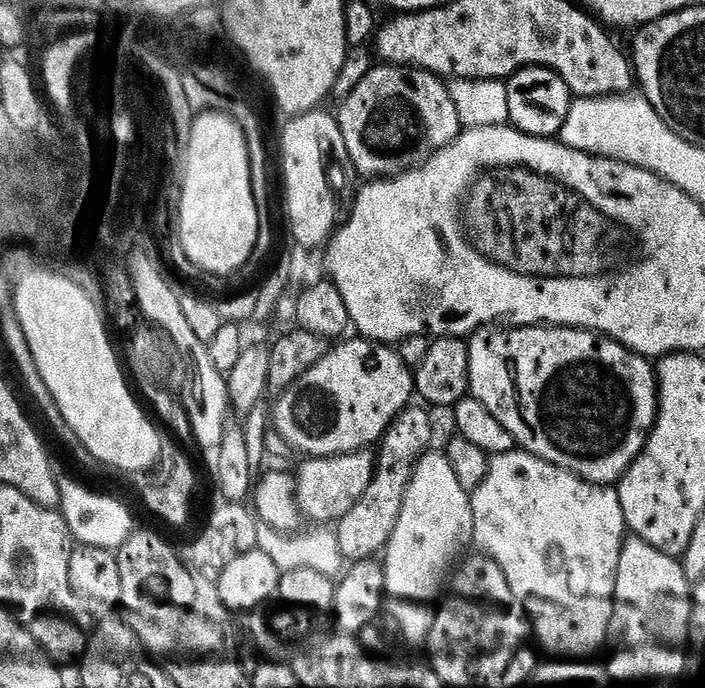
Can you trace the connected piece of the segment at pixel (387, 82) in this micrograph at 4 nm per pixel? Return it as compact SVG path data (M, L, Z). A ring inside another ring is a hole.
M385 63L374 66L339 107L342 148L348 151L353 166L362 175L368 176L364 178L387 178L407 172L409 168L417 167L429 160L438 150L453 144L462 131L458 106L454 106L454 98L450 94L448 84L425 68Z

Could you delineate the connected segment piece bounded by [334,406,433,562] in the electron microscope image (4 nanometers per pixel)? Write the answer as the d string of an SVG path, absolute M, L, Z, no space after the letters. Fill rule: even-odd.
M406 407L392 419L392 424L384 431L384 438L375 453L376 469L370 486L366 486L366 494L362 494L362 498L354 502L350 514L346 514L335 525L334 531L345 561L379 557L390 542L390 534L394 534L394 526L398 526L398 514L402 514L402 502L412 481L412 472L424 453L433 447L433 413L427 407L416 407Z

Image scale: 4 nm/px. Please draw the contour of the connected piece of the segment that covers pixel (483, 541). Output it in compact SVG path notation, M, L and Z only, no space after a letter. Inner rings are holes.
M517 450L501 456L491 457L488 461L486 482L471 492L472 509L474 510L474 544L481 553L491 556L498 566L502 566L502 574L506 574L506 582L510 590L514 590L514 598L524 603L524 611L532 621L534 640L541 649L553 652L556 658L592 658L600 647L607 645L612 631L612 615L616 605L616 575L618 574L618 558L622 554L622 546L626 539L626 525L622 514L620 493L615 487L607 484L591 484L573 472L554 466L534 454Z

